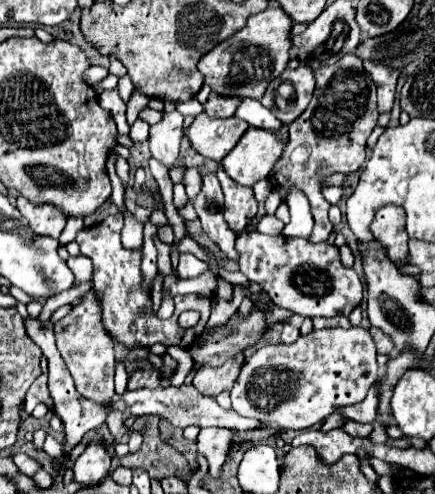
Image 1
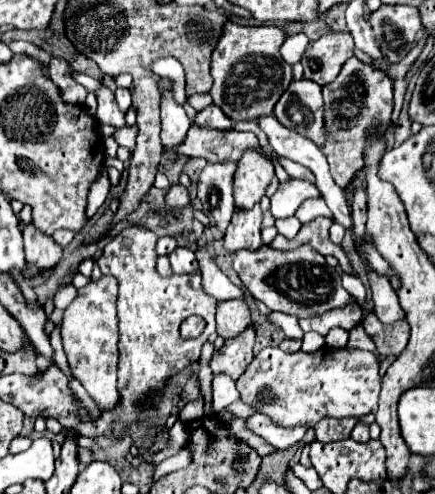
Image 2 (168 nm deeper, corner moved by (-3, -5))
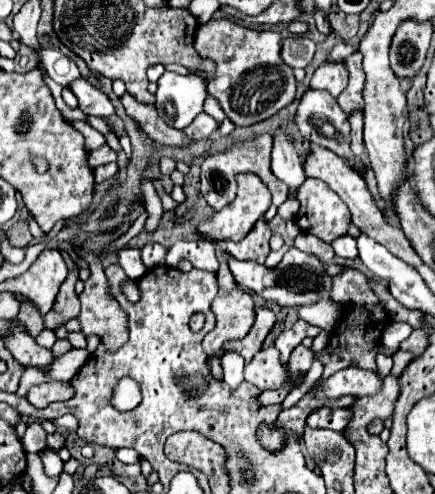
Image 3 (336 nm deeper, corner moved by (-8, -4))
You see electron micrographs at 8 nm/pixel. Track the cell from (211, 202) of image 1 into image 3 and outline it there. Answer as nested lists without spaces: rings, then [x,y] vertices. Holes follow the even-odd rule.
[[[264,133],[256,139],[246,139],[246,141],[236,141],[232,143],[230,149],[222,153],[214,153],[204,159],[202,171],[200,171],[200,181],[202,181],[202,193],[204,199],[212,209],[222,209],[230,205],[236,197],[234,193],[234,177],[241,173],[254,173],[262,181],[266,181],[266,187],[272,193],[272,205],[282,205],[282,201],[288,197],[288,185],[284,185],[280,179],[276,179],[270,171],[270,145],[272,145],[272,135]]]

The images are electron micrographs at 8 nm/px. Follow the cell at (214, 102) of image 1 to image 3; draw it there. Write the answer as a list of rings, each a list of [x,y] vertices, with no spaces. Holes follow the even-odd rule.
[[[200,113],[200,115],[184,129],[184,133],[186,133],[190,139],[208,139],[216,129],[218,129],[218,123],[216,123],[212,117],[208,117],[206,113]]]

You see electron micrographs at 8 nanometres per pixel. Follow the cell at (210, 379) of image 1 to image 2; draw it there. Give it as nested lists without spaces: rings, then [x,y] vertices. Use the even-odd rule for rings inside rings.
[[[247,326],[247,330],[243,330],[243,334],[239,334],[237,338],[225,340],[225,346],[217,350],[211,358],[213,374],[227,374],[233,380],[237,380],[245,372],[245,366],[253,360],[253,344],[253,326]]]

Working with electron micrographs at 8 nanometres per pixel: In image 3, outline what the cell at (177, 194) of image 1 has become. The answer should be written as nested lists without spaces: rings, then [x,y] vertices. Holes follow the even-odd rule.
[[[208,239],[180,241],[180,243],[172,245],[172,247],[168,249],[166,265],[168,265],[168,267],[176,267],[176,261],[180,261],[182,257],[190,259],[190,263],[192,263],[196,269],[210,271],[210,273],[218,273],[216,251],[214,251],[214,245],[212,245]]]

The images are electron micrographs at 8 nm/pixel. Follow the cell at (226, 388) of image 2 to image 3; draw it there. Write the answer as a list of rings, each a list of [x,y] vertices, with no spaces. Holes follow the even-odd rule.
[[[224,353],[222,355],[222,369],[224,369],[224,381],[234,389],[242,383],[242,369],[244,369],[244,359],[238,353]]]

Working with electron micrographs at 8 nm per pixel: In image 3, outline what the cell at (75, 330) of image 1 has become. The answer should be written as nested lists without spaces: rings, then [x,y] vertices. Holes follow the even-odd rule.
[[[84,251],[82,253],[84,261],[88,263],[90,267],[90,277],[88,281],[84,283],[84,291],[80,295],[80,303],[82,303],[82,311],[80,311],[80,325],[82,325],[82,333],[84,335],[90,335],[90,333],[96,333],[100,337],[100,341],[110,349],[110,351],[116,351],[124,341],[128,341],[128,319],[126,319],[126,313],[120,309],[120,305],[108,295],[108,285],[106,285],[106,275],[104,275],[104,267],[100,263],[100,259],[90,253],[90,251]]]

